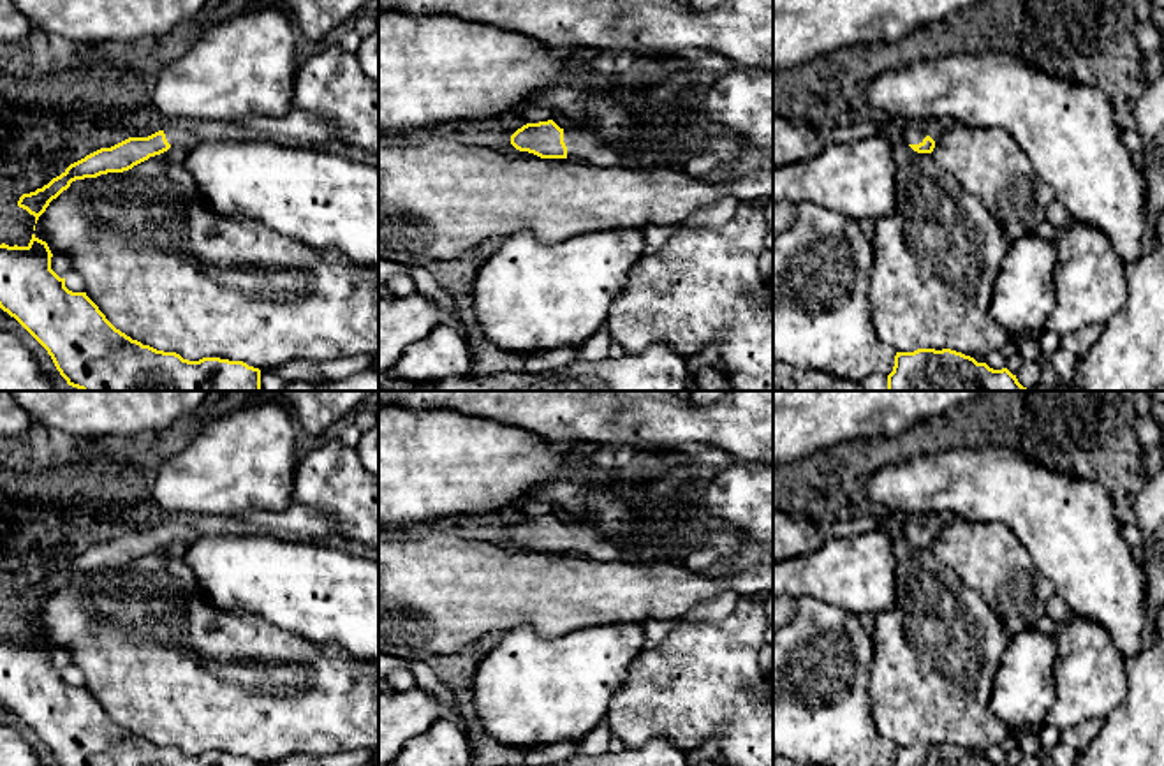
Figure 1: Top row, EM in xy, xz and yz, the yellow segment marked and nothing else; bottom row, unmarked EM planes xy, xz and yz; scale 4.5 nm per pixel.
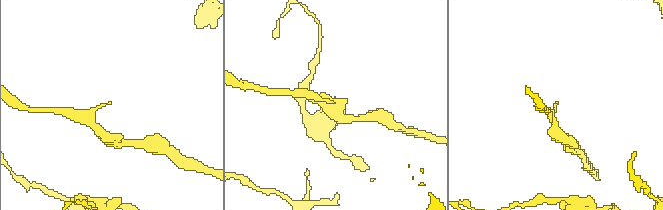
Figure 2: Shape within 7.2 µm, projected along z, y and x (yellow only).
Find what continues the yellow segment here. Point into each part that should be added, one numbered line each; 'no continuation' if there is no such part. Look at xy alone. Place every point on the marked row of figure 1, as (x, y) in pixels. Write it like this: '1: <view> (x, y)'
1: xy (176, 134)

